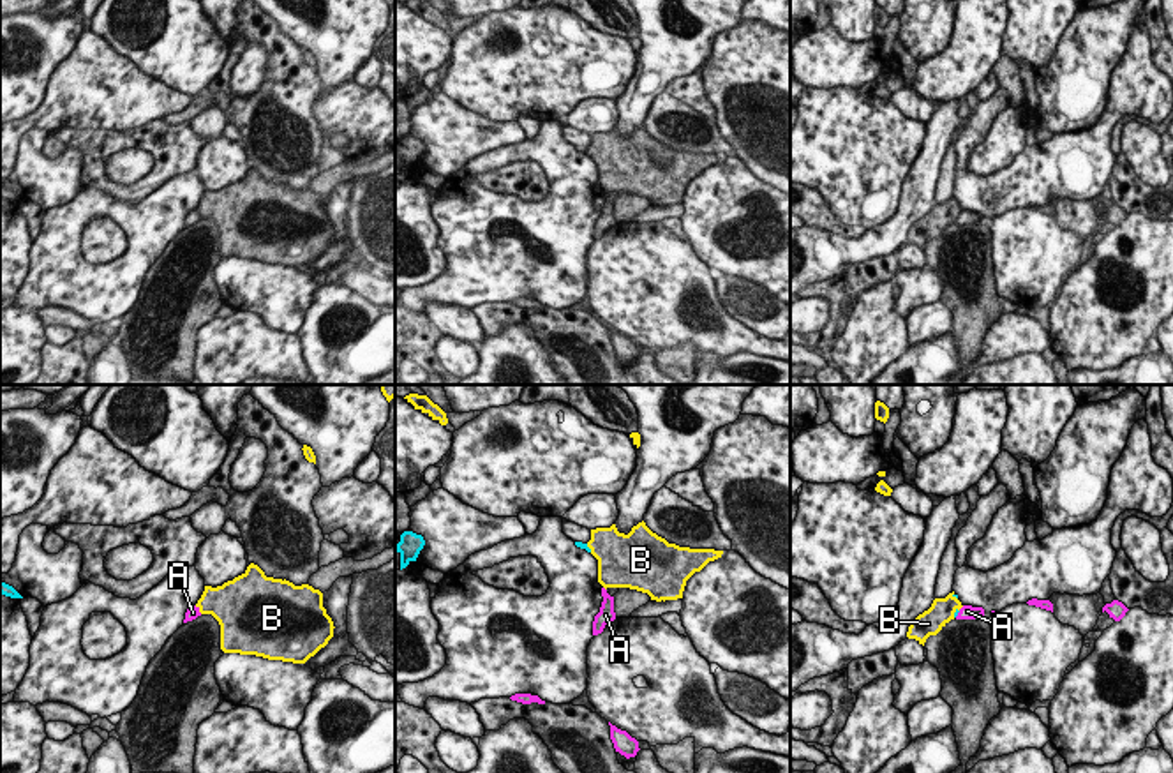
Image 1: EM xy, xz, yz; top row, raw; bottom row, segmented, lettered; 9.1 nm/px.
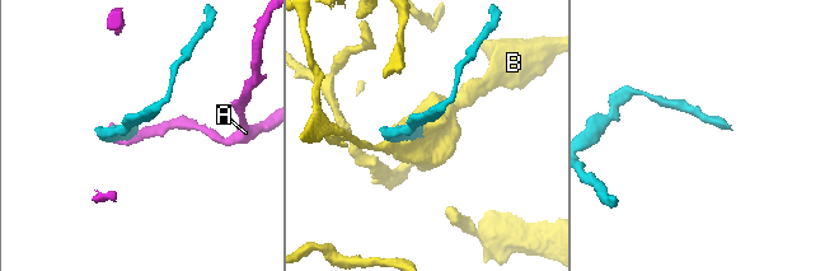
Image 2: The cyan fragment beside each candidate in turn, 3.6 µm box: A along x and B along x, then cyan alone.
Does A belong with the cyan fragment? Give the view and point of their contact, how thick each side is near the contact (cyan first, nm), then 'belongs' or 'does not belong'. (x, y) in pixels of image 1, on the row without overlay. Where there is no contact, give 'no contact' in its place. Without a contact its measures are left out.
contact yz (956, 219); calibres 30 and 130 nm; does not belong

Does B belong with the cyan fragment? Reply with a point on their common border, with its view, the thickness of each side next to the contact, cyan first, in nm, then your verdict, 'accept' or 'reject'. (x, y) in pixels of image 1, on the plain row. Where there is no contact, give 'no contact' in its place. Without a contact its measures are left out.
yz (955, 217) | 30/220 nm | accept

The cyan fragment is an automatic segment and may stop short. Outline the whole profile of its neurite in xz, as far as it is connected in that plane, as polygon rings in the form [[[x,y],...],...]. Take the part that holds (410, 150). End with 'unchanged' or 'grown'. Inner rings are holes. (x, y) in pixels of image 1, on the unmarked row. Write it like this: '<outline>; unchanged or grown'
[[[404,136],[400,139],[400,146],[397,148],[397,157],[400,159],[400,175],[406,173],[411,166],[416,166],[423,150],[425,145],[422,139],[413,136]]]; unchanged

